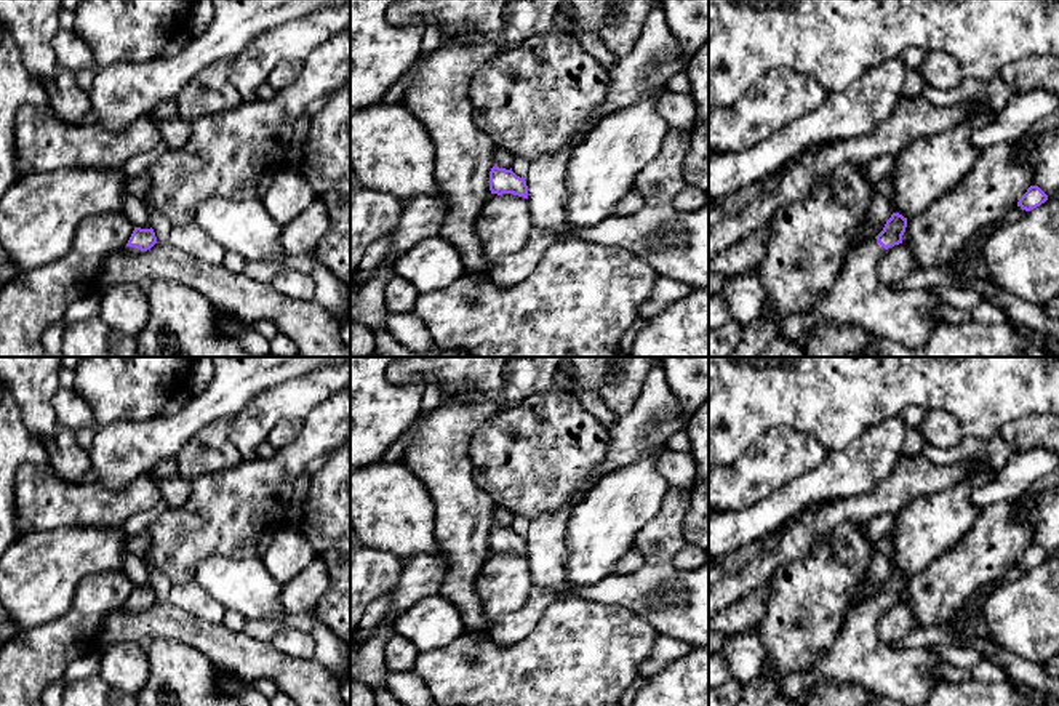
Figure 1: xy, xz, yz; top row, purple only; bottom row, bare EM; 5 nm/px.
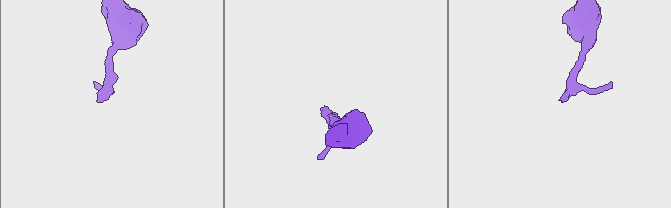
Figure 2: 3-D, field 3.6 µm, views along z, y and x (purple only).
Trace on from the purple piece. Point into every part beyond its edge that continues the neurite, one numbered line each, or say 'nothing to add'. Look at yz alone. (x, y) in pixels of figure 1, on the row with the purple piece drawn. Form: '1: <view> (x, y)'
1: yz (858, 298)

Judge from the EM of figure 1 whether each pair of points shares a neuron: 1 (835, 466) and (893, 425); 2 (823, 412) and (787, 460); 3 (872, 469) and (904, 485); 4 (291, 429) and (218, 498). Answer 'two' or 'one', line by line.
1: one
2: two
3: two
4: two

